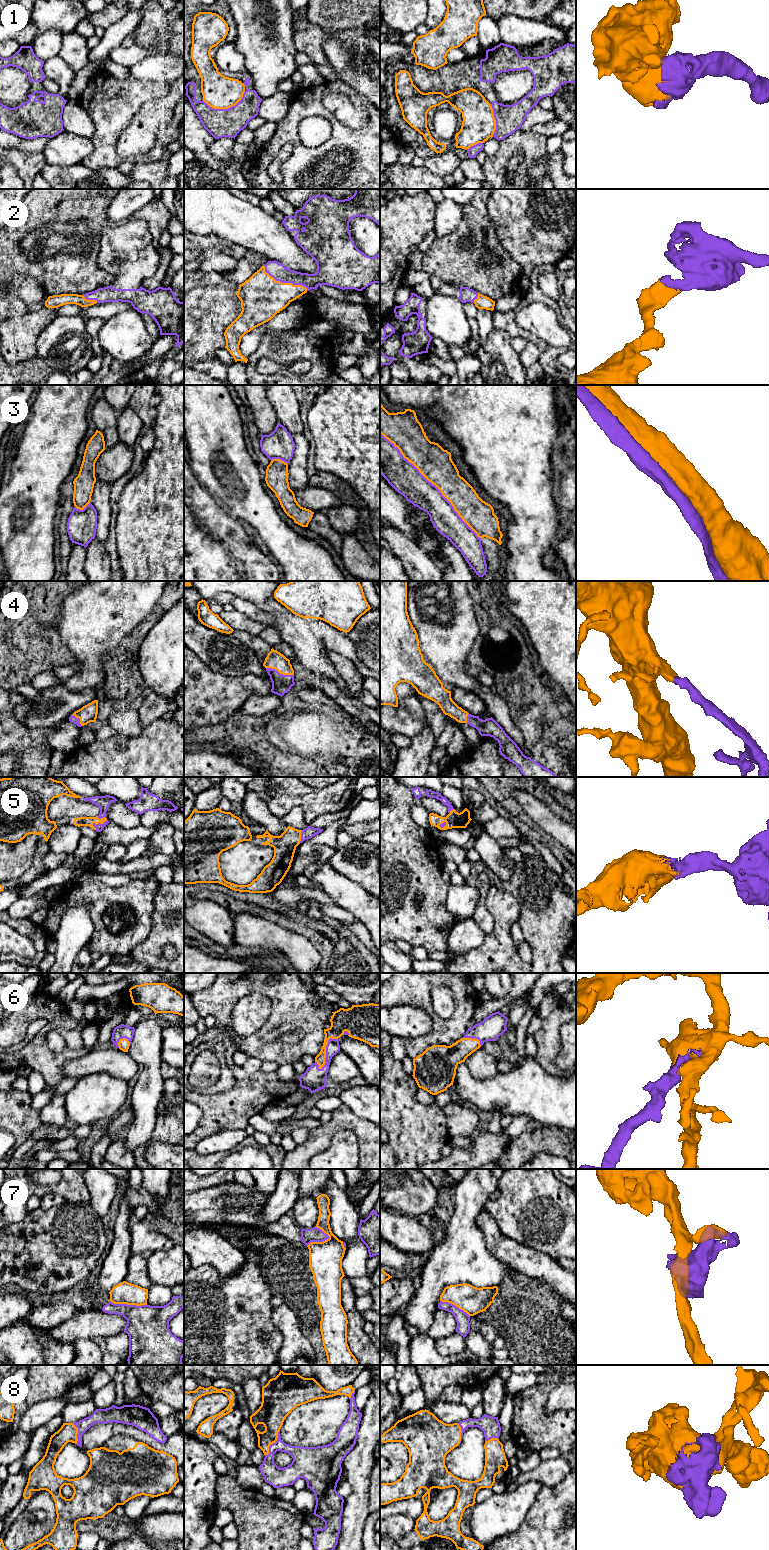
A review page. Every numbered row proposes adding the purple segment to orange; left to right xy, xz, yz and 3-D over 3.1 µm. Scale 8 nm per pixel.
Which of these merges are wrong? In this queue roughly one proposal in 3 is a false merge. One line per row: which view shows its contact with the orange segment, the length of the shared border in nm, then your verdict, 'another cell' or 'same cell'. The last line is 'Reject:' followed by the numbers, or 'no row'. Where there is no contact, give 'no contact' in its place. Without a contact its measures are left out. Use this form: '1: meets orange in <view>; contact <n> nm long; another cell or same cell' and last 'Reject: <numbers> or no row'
1: meets orange in xz; contact 360 nm long; another cell
2: meets orange in xz; contact 400 nm long; same cell
3: meets orange in yz; contact 1150 nm long; same cell
4: meets orange in xz; contact 240 nm long; same cell
5: meets orange in xy; contact 130 nm long; same cell
6: meets orange in xz; contact 300 nm long; same cell
7: meets orange in xz; contact 200 nm long; another cell
8: meets orange in xz; contact 240 nm long; same cell
Reject: 1, 7

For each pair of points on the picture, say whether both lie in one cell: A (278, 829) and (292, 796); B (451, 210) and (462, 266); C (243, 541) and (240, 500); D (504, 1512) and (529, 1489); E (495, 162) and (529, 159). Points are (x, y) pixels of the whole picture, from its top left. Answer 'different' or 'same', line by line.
A: different
B: different
C: different
D: same
E: same

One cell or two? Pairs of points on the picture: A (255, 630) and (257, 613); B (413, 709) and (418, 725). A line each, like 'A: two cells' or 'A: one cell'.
A: two cells
B: two cells

